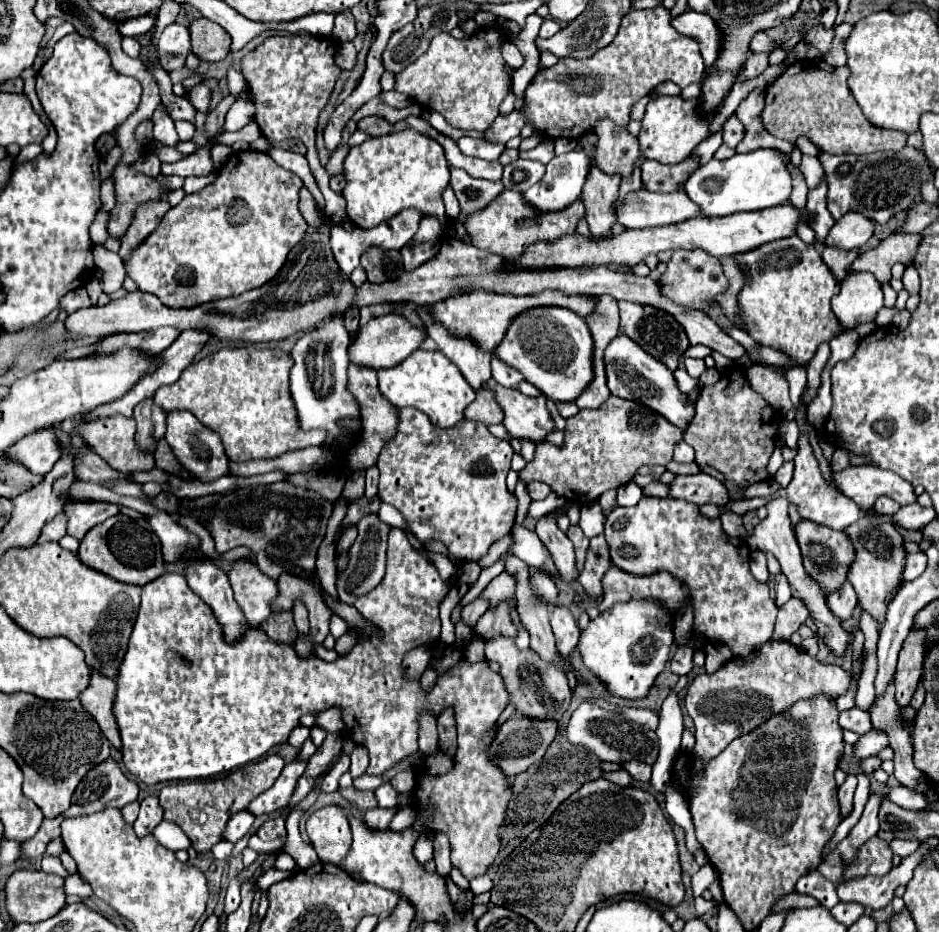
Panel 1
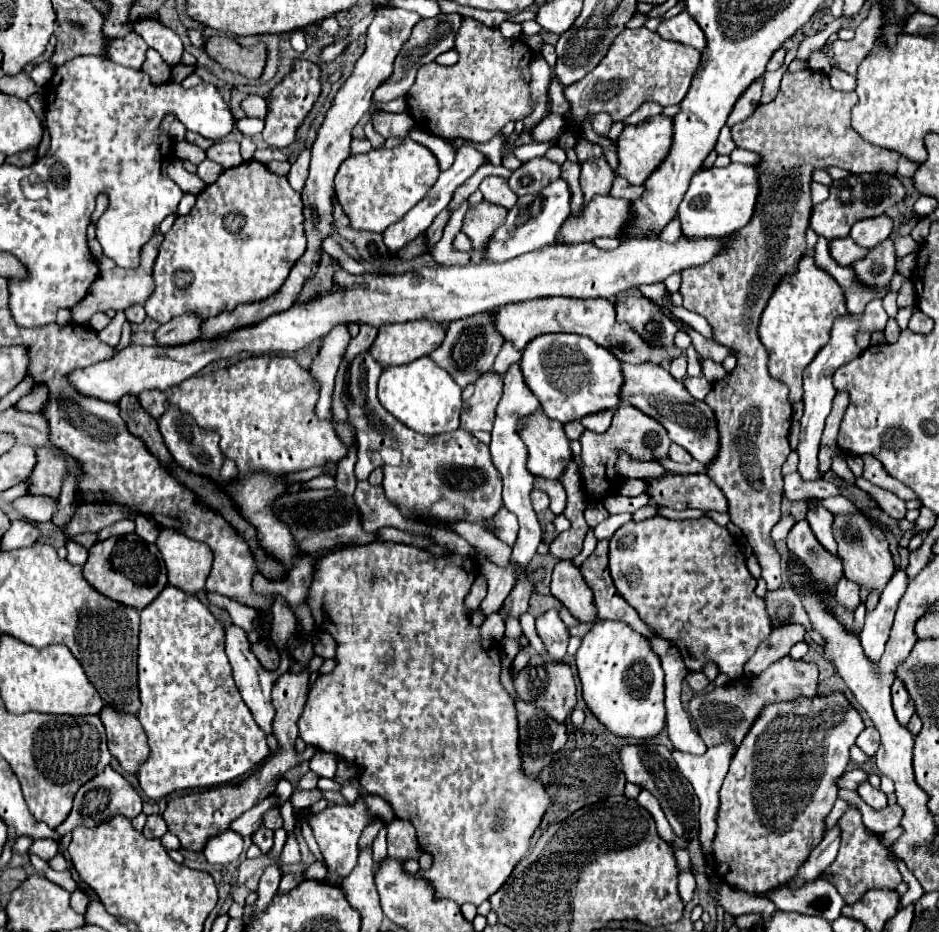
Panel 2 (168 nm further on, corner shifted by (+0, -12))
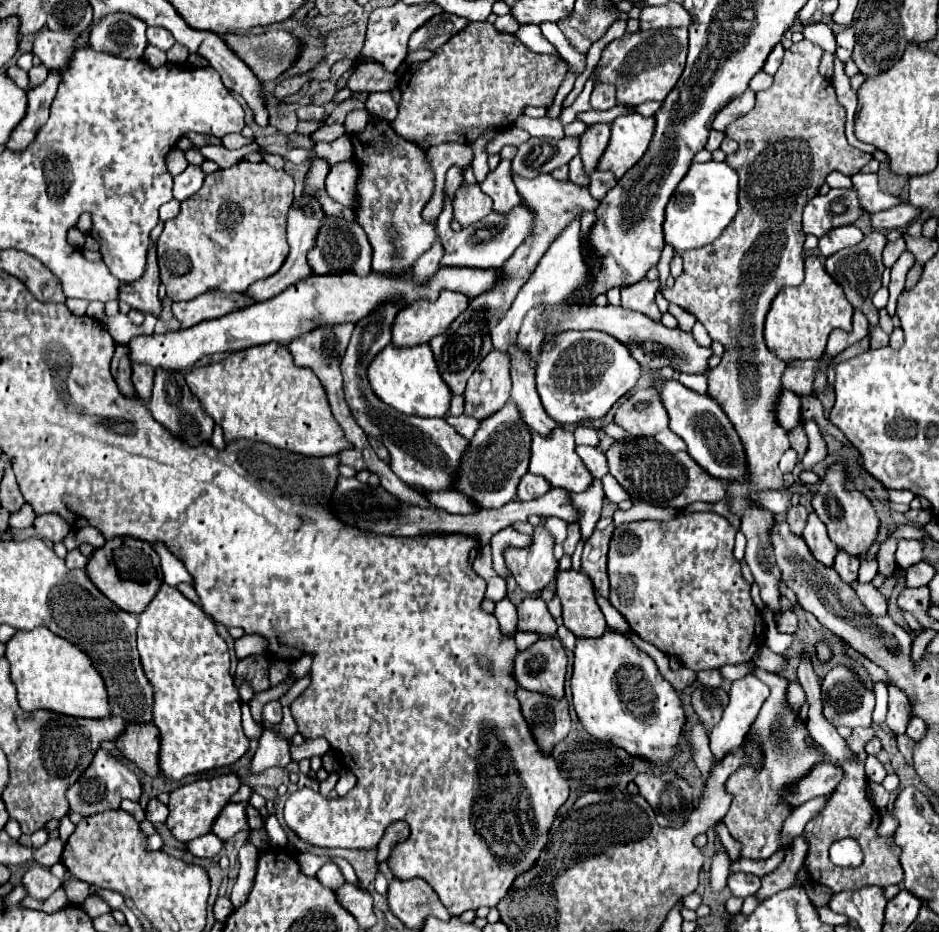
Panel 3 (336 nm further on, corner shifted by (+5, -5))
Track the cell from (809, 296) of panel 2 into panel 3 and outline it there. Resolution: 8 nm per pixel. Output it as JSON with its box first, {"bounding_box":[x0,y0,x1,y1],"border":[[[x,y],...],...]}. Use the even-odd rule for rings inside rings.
{"bounding_box":[764,257,852,361],"border":[[[808,257],[806,279],[798,287],[786,287],[772,301],[772,307],[766,315],[764,337],[766,345],[772,353],[776,353],[782,361],[788,359],[820,359],[826,349],[826,341],[832,329],[852,331],[852,305],[844,297],[840,285],[824,271],[824,265],[818,257]]]}

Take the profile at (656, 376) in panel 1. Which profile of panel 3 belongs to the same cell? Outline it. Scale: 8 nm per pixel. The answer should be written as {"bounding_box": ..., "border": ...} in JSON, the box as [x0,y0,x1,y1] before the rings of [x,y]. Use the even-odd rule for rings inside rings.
{"bounding_box":[656,381,748,483],"border":[[[660,381],[656,387],[660,387],[660,397],[670,415],[670,429],[686,441],[688,455],[712,477],[720,477],[726,483],[744,481],[744,473],[748,473],[744,445],[722,407],[710,395],[698,395],[678,381]]]}

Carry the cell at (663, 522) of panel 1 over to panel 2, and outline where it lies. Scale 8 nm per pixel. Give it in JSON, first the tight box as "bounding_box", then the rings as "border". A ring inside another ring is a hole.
{"bounding_box":[609,516,773,680],"border":[[[653,516],[653,518],[647,518],[643,522],[627,522],[623,524],[609,540],[609,570],[611,570],[611,578],[615,582],[615,588],[617,592],[639,612],[639,616],[659,634],[663,636],[665,640],[671,640],[681,656],[683,656],[683,662],[687,666],[687,670],[695,670],[699,672],[703,668],[703,664],[707,660],[715,662],[719,672],[727,674],[731,680],[735,680],[737,676],[743,674],[743,666],[745,662],[755,654],[757,646],[771,634],[773,630],[773,624],[769,620],[769,614],[767,614],[767,608],[765,608],[765,600],[759,598],[755,594],[755,578],[749,574],[747,566],[745,566],[745,556],[737,544],[737,540],[733,538],[733,544],[731,544],[731,538],[727,536],[727,530],[721,528],[719,524],[715,524],[711,518],[699,518],[699,520],[667,520],[663,516]]]}

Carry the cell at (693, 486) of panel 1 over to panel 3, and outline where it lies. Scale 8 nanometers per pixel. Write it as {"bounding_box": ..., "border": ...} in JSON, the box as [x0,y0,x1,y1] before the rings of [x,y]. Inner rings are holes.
{"bounding_box":[606,437,726,509],"border":[[[626,437],[612,443],[606,453],[608,473],[630,493],[632,501],[644,501],[656,507],[682,509],[696,501],[718,503],[726,495],[726,487],[720,479],[710,477],[688,457],[688,453],[668,453],[662,445],[656,445],[652,437]]]}

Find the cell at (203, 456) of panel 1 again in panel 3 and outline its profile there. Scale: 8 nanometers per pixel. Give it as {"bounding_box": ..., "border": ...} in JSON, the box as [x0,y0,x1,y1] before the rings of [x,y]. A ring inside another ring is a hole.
{"bounding_box":[150,369,214,445],"border":[[[156,369],[154,389],[150,397],[150,411],[156,421],[160,421],[166,429],[170,429],[174,435],[184,439],[186,443],[198,445],[198,443],[210,441],[214,421],[208,417],[208,413],[204,413],[200,401],[196,401],[196,395],[190,393],[184,381],[184,373],[168,373],[166,369]]]}

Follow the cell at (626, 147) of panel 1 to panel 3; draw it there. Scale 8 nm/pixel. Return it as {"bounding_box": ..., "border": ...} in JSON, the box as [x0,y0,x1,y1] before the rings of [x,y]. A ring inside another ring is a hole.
{"bounding_box":[592,85,616,111],"border":[[[596,85],[592,91],[592,109],[606,111],[616,105],[616,91],[612,85]]]}

